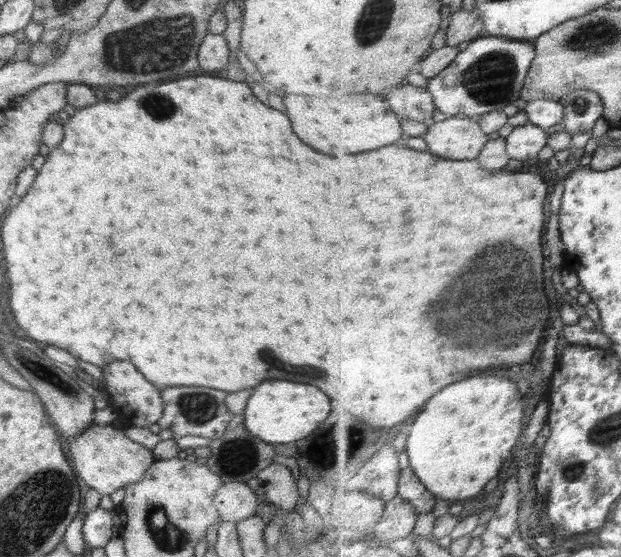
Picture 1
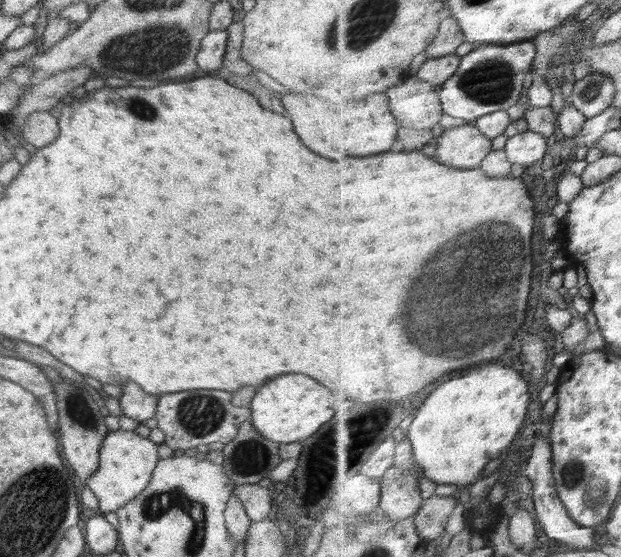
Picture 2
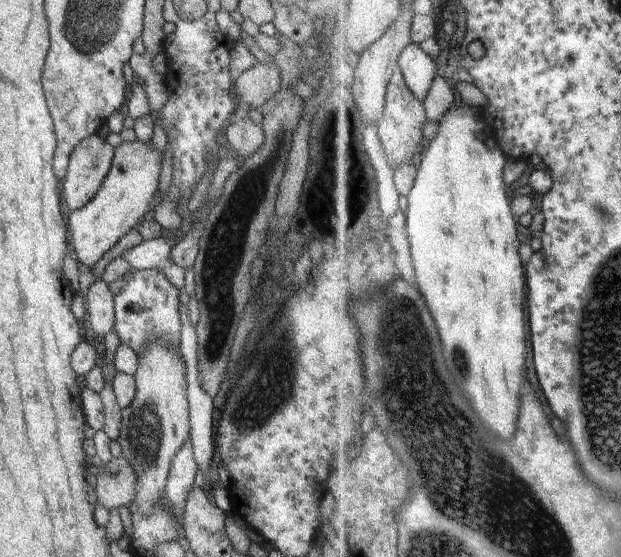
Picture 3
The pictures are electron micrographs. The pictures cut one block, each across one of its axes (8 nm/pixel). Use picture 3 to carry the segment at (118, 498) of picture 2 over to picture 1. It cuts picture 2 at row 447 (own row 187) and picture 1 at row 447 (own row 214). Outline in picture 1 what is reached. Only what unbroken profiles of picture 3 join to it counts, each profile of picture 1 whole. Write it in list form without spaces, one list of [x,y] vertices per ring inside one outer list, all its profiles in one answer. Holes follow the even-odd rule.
[[[90,424],[78,438],[68,439],[68,450],[74,461],[75,475],[102,495],[111,495],[118,488],[140,482],[146,470],[156,461],[152,451],[127,438],[124,429]]]

